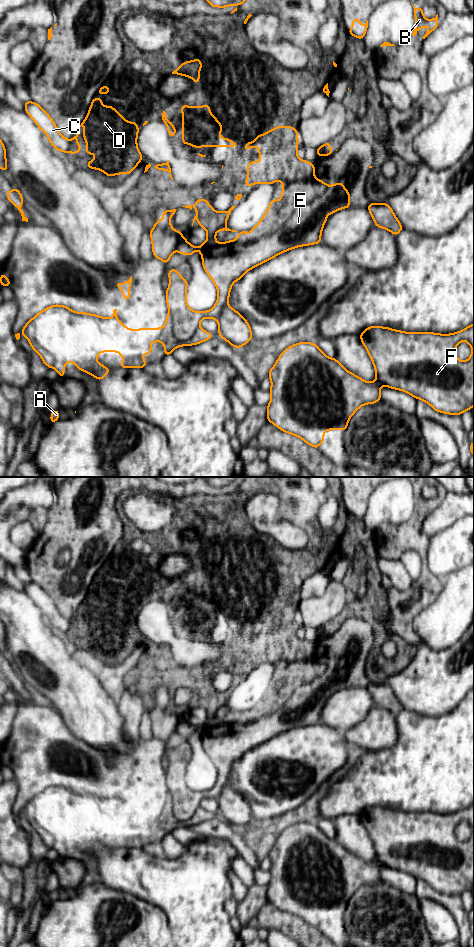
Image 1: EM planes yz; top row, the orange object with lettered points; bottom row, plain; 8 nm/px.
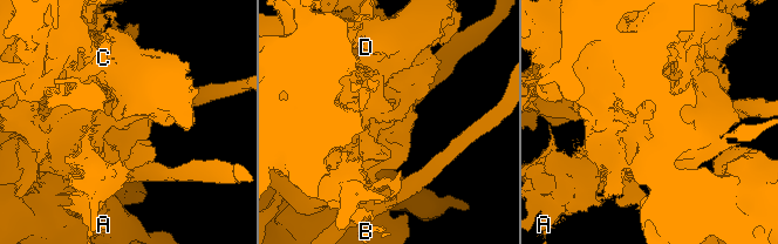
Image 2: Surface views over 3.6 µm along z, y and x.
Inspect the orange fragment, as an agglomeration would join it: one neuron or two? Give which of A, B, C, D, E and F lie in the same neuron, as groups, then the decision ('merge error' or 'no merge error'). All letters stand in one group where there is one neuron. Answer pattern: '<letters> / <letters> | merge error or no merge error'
A B C E F / D | merge error

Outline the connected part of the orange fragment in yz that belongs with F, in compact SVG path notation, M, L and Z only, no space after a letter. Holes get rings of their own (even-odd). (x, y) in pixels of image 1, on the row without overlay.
M474 803L452 814L403 812L388 807L371 806L360 814L360 819L373 842L375 862L365 861L349 852L336 838L325 835L317 824L299 822L285 829L268 853L271 860L271 879L267 885L267 900L283 912L298 916L318 930L318 926L324 923L326 910L345 911L350 898L361 886L379 882L382 866L404 871L428 883L435 891L441 893L461 895L472 889L474 885ZM462 821L468 822L472 829L471 836L466 841L458 840L455 835L455 828Z

